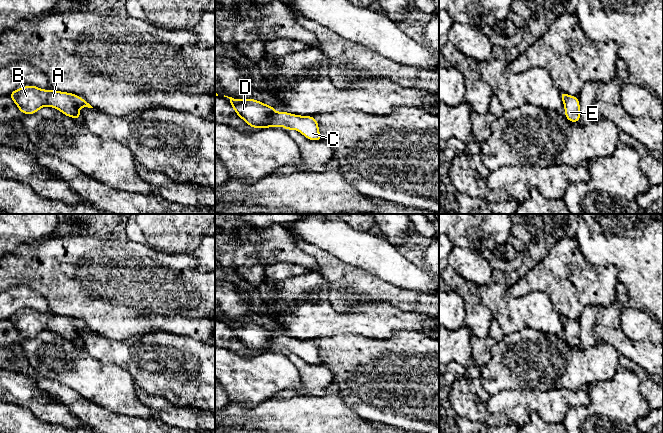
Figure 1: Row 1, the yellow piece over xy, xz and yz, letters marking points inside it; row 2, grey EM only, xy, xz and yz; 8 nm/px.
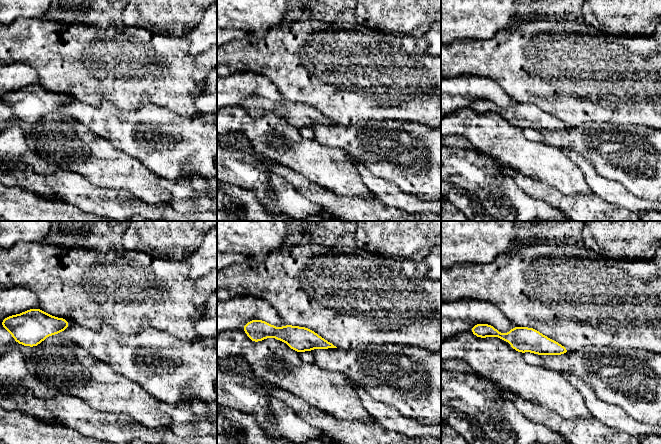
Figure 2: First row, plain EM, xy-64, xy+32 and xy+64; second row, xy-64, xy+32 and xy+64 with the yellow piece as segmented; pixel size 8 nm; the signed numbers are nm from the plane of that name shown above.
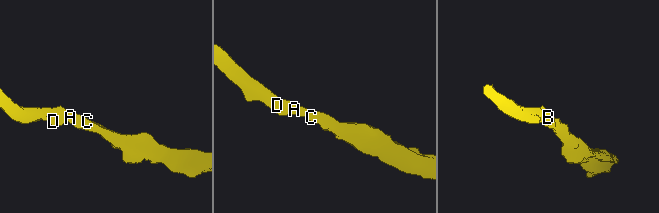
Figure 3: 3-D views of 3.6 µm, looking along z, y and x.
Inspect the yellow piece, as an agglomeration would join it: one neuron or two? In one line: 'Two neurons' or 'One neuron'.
One neuron

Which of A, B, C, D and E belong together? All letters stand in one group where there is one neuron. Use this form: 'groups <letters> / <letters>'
groups A B C D E

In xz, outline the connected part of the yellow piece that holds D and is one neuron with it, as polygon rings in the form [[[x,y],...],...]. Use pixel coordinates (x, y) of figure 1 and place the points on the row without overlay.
[[[225,320],[230,323],[231,330],[237,339],[242,342],[249,350],[254,352],[280,351],[286,354],[294,353],[302,357],[309,364],[322,365],[319,357],[317,344],[310,340],[299,340],[286,336],[275,336],[273,330],[268,330],[251,322],[236,324],[232,321]]]

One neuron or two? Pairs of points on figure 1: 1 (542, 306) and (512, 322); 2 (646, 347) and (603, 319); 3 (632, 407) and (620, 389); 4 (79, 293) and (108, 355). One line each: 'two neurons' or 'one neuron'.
1: one neuron
2: two neurons
3: one neuron
4: two neurons

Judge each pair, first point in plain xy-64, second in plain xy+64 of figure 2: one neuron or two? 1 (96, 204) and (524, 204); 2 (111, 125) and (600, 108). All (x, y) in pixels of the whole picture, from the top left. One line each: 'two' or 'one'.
1: two
2: two

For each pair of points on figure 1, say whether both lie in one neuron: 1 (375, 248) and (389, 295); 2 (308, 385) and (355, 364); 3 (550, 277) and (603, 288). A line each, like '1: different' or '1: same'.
1: different
2: different
3: same

